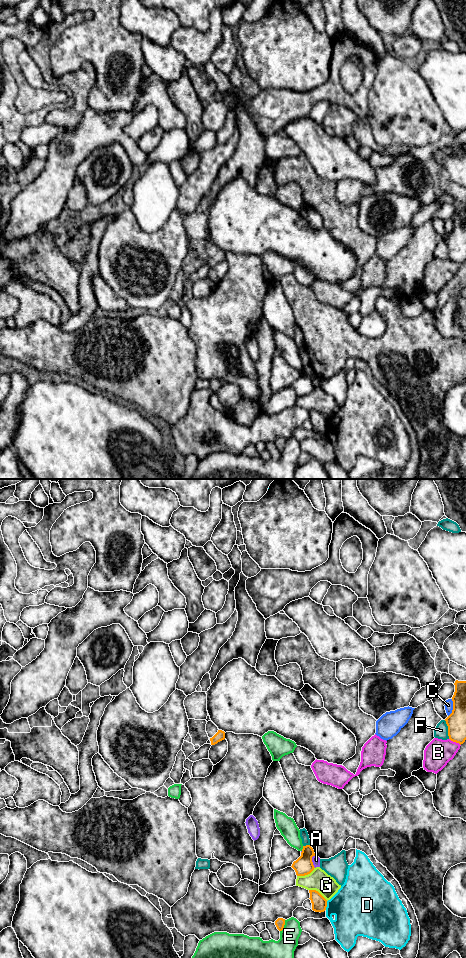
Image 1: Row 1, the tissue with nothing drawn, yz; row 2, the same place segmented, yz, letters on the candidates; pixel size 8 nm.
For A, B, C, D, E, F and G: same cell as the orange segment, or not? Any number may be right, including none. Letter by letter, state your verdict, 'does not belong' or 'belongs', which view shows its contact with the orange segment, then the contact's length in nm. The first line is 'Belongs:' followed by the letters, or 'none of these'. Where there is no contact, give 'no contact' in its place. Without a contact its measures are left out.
Belongs: none of these
A: does not belong; contact in yz; length 110 nm
B: does not belong; contact in yz; length 110 nm
C: does not belong; contact in yz; length 150 nm
D: does not belong; contact in yz; length 70 nm
E: does not belong; contact in yz; length 100 nm
F: does not belong; contact in yz; length 160 nm
G: does not belong; contact in yz; length 160 nm

